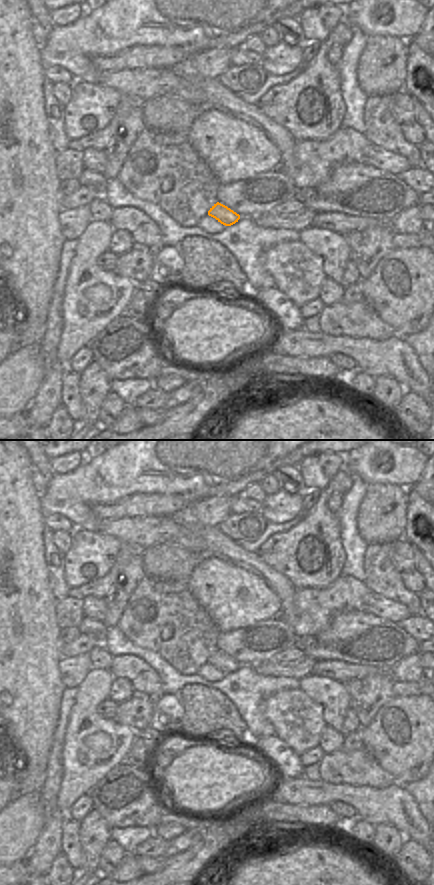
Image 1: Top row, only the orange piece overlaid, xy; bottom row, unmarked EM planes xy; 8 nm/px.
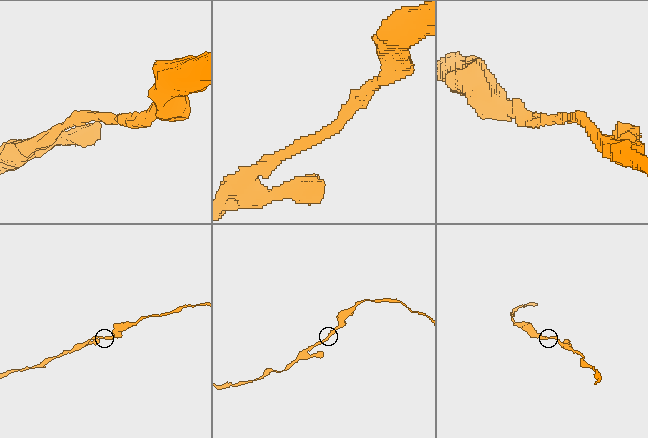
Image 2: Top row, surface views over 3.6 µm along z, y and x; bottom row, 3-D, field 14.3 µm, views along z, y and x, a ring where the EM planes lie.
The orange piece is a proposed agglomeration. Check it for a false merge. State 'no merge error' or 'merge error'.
no merge error

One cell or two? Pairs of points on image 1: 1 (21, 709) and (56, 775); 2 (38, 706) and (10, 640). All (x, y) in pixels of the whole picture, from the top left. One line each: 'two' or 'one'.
1: two
2: one

